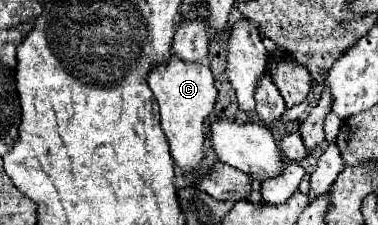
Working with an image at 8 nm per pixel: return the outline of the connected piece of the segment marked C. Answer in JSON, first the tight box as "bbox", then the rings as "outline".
{"bbox":[147,57,217,175],"outline":[[[171,57],[167,65],[155,67],[147,83],[157,99],[159,113],[161,113],[161,129],[169,141],[171,155],[177,163],[177,167],[183,173],[195,175],[199,169],[203,169],[205,159],[205,141],[207,141],[207,129],[211,123],[211,115],[217,103],[217,89],[215,79],[211,75],[211,69],[207,65],[185,65],[179,63],[179,59]]]}

